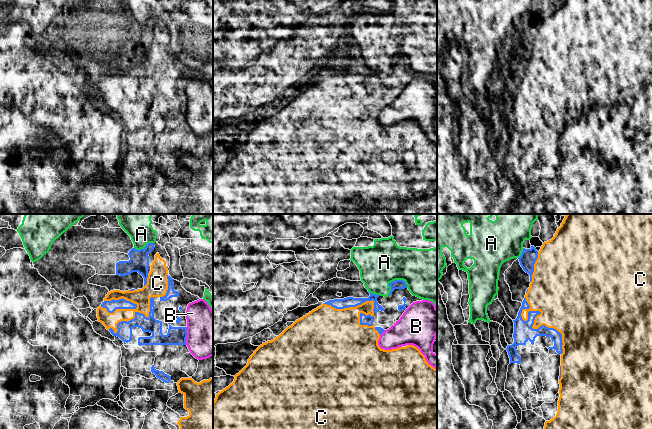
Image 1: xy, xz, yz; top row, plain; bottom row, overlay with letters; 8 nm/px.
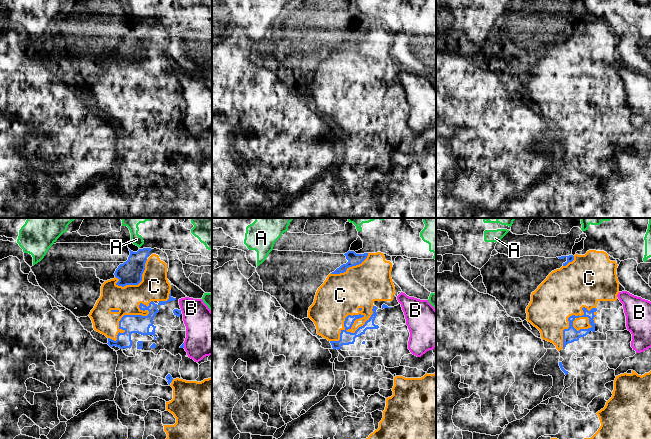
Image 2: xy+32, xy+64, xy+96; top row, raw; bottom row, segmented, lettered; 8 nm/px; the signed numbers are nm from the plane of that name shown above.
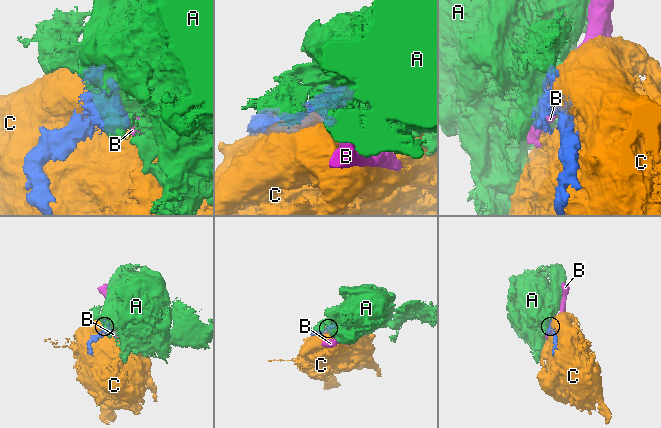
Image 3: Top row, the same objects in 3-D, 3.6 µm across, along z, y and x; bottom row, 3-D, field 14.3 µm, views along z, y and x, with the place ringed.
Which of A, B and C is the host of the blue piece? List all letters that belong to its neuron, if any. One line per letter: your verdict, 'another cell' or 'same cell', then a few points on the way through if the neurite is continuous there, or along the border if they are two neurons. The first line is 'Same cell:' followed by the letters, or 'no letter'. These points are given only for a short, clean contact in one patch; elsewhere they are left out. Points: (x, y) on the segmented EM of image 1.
Same cell: C
A: another cell
B: another cell
C: same cell

